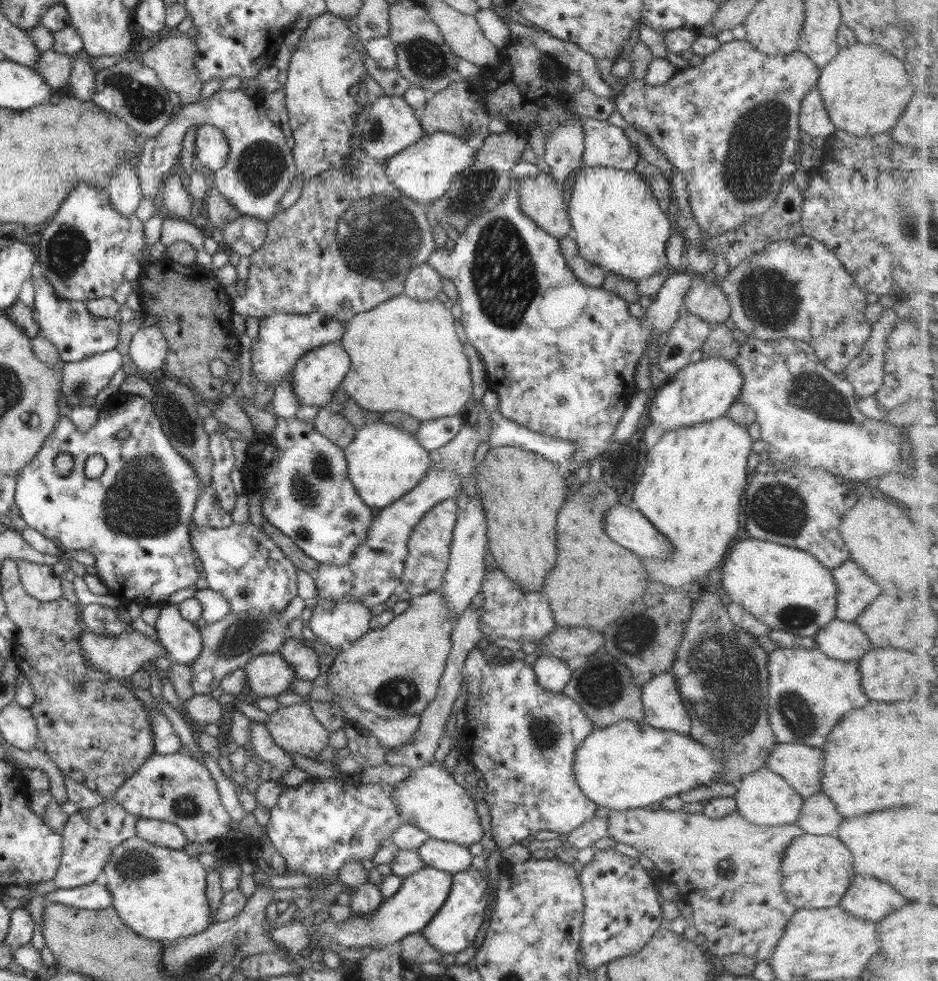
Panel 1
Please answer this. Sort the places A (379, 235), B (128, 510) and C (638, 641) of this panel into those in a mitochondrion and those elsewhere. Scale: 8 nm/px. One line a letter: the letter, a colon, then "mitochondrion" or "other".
A: mitochondrion
B: mitochondrion
C: mitochondrion

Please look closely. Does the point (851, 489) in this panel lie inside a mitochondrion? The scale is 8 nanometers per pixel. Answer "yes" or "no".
no

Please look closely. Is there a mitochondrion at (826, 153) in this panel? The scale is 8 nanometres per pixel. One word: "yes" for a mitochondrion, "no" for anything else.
no

